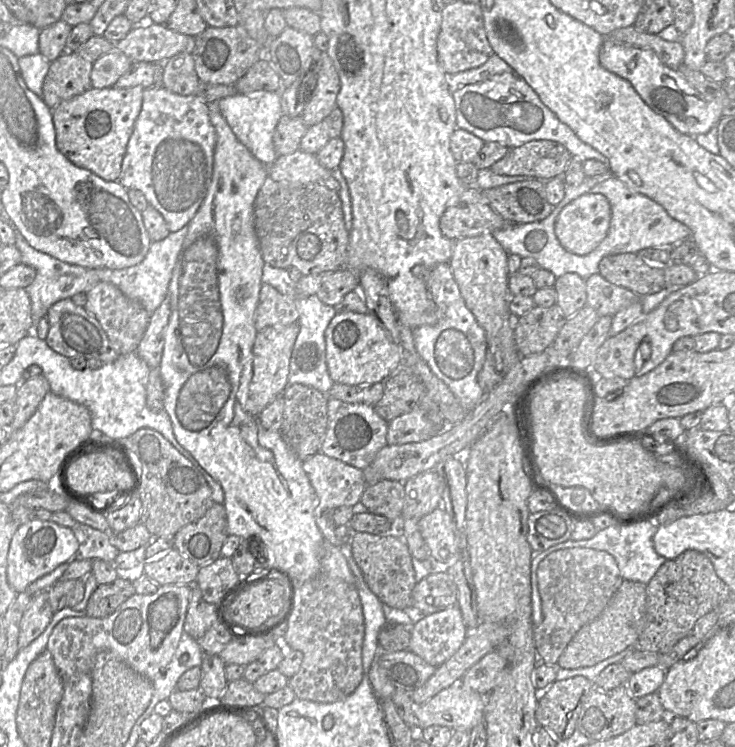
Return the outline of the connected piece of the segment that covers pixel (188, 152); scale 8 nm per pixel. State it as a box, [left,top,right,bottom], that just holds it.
[119,85,216,232]

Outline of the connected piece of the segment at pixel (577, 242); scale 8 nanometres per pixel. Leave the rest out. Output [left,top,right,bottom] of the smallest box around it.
[555,193,611,255]

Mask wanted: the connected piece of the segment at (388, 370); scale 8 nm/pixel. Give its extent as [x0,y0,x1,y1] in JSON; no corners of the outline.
[325,313,402,386]

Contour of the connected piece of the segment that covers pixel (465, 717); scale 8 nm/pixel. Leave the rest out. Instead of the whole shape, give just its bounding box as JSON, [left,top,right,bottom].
[414,678,487,731]

